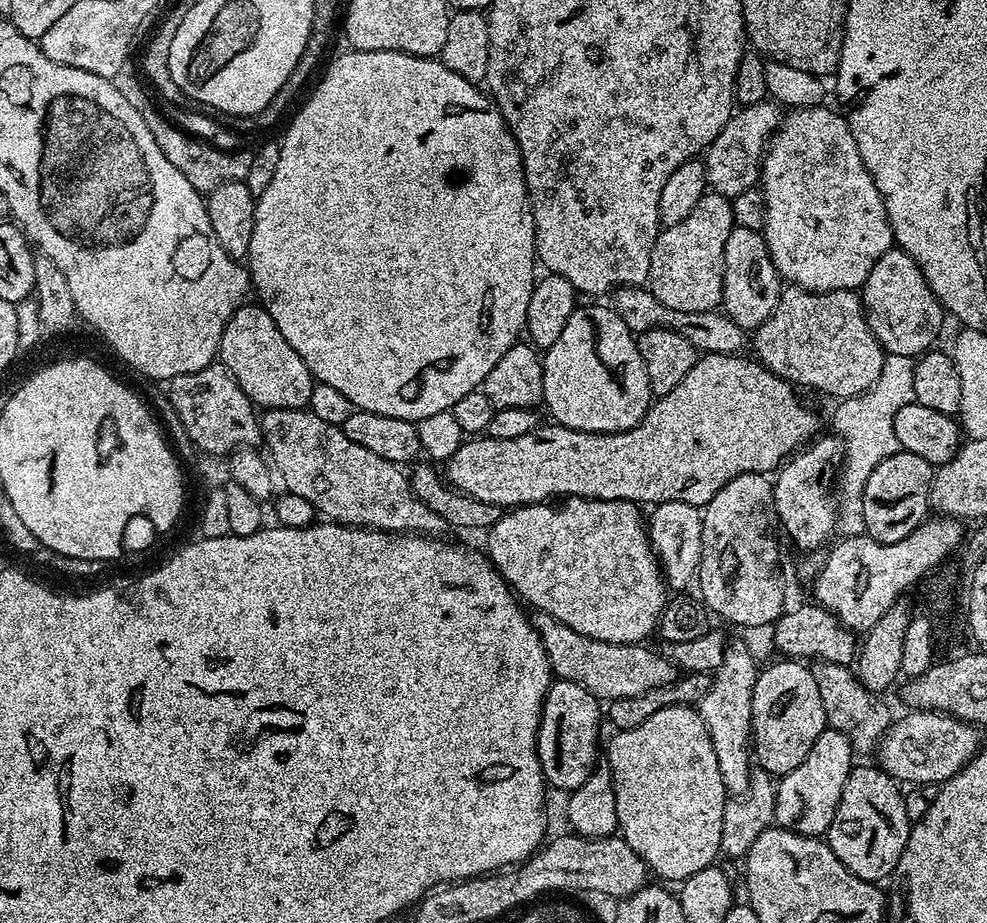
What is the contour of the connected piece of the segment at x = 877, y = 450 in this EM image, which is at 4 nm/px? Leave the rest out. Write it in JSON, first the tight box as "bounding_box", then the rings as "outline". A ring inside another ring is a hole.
{"bounding_box":[831,355,916,536],"outline":[[[885,355],[882,374],[862,394],[841,399],[832,416],[831,431],[842,445],[842,463],[834,481],[834,501],[838,509],[838,528],[844,536],[864,532],[862,498],[866,480],[880,462],[901,451],[898,438],[894,438],[894,414],[902,406],[913,403],[914,370],[916,360],[910,356]]]}

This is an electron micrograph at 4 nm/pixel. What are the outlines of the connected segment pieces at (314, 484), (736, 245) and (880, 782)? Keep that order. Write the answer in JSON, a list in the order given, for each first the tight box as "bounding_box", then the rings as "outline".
[{"bounding_box":[260,408,445,538],"outline":[[[270,408],[260,416],[260,430],[263,447],[268,447],[267,455],[279,479],[280,476],[284,479],[283,487],[298,494],[298,498],[306,498],[306,502],[310,502],[310,506],[314,506],[321,517],[338,524],[350,524],[354,528],[423,534],[429,538],[439,537],[443,533],[440,531],[445,531],[444,519],[434,514],[434,510],[430,510],[430,506],[426,506],[414,494],[405,469],[358,446],[358,442],[350,442],[341,425],[322,422],[318,414],[302,408]]]},{"bounding_box":[722,227,782,330],"outline":[[[733,227],[730,238],[726,238],[726,254],[724,255],[724,281],[722,282],[722,311],[733,322],[745,330],[755,330],[778,306],[778,298],[782,287],[782,277],[774,266],[770,250],[766,246],[763,235],[754,230]]]},{"bounding_box":[826,766,912,882],"outline":[[[878,766],[872,768],[853,767],[852,773],[846,778],[846,786],[842,786],[842,798],[838,802],[838,810],[834,814],[834,822],[826,833],[826,843],[830,850],[854,874],[863,880],[881,882],[891,877],[898,866],[898,858],[902,858],[902,850],[906,850],[908,835],[912,833],[912,824],[906,814],[906,802],[901,785],[887,776]]]}]

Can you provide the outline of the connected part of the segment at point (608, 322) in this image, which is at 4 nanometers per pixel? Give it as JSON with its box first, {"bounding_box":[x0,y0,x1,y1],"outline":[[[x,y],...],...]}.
{"bounding_box":[542,302,653,432],"outline":[[[588,302],[588,305],[578,306],[571,314],[566,322],[565,328],[562,329],[560,335],[554,342],[554,346],[550,346],[543,353],[544,373],[542,374],[542,386],[544,387],[543,407],[548,407],[548,412],[555,423],[566,426],[570,430],[582,430],[583,432],[625,432],[634,426],[638,426],[638,422],[644,420],[644,415],[648,413],[653,402],[652,391],[650,390],[650,378],[646,378],[646,362],[642,362],[642,354],[638,354],[638,346],[636,345],[636,336],[628,329],[626,322],[611,307],[603,308],[600,302]]]}

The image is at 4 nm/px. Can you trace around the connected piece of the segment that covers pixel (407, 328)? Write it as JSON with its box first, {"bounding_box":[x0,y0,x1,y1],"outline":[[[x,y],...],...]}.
{"bounding_box":[246,50,538,422],"outline":[[[348,50],[345,56],[340,56],[324,72],[320,85],[308,96],[308,101],[295,109],[296,117],[287,121],[288,129],[284,132],[284,140],[279,141],[280,153],[278,154],[278,167],[274,169],[274,178],[270,178],[270,186],[262,190],[262,194],[256,197],[256,213],[254,214],[254,234],[250,234],[250,250],[246,257],[246,267],[250,277],[251,287],[254,289],[255,299],[261,308],[266,309],[270,318],[274,318],[274,326],[278,326],[282,338],[298,350],[298,358],[306,362],[313,381],[334,386],[341,394],[350,398],[353,409],[361,412],[373,412],[374,414],[386,414],[390,418],[402,418],[419,422],[432,414],[449,411],[458,398],[477,391],[483,385],[486,374],[494,370],[498,358],[510,350],[521,339],[526,328],[526,310],[530,307],[530,294],[534,290],[538,279],[538,257],[536,255],[536,227],[532,217],[532,207],[528,201],[528,191],[524,181],[524,167],[520,151],[516,145],[516,139],[506,126],[506,122],[500,117],[500,112],[495,103],[475,84],[471,84],[460,74],[454,74],[446,65],[440,63],[439,59],[427,56],[411,56],[405,52],[357,52]]]}

